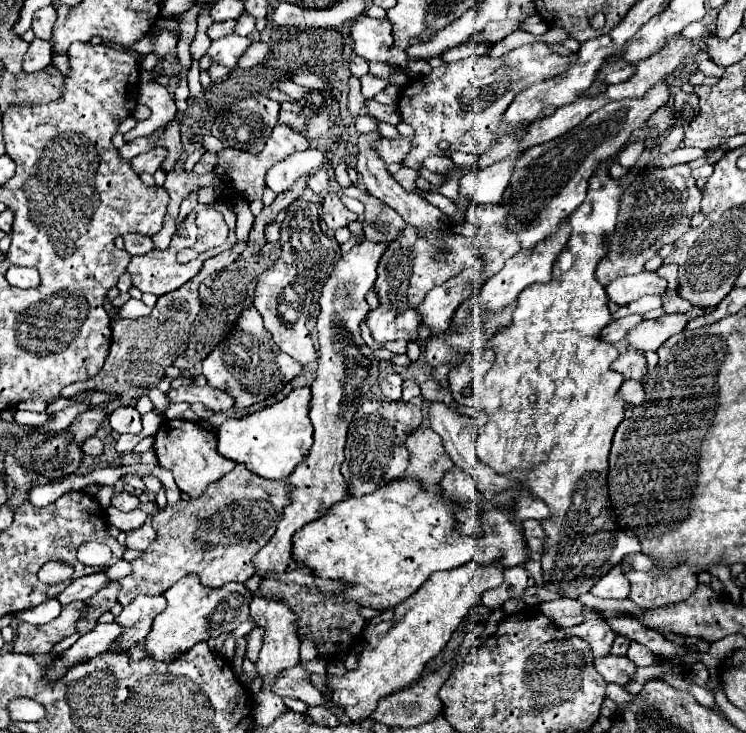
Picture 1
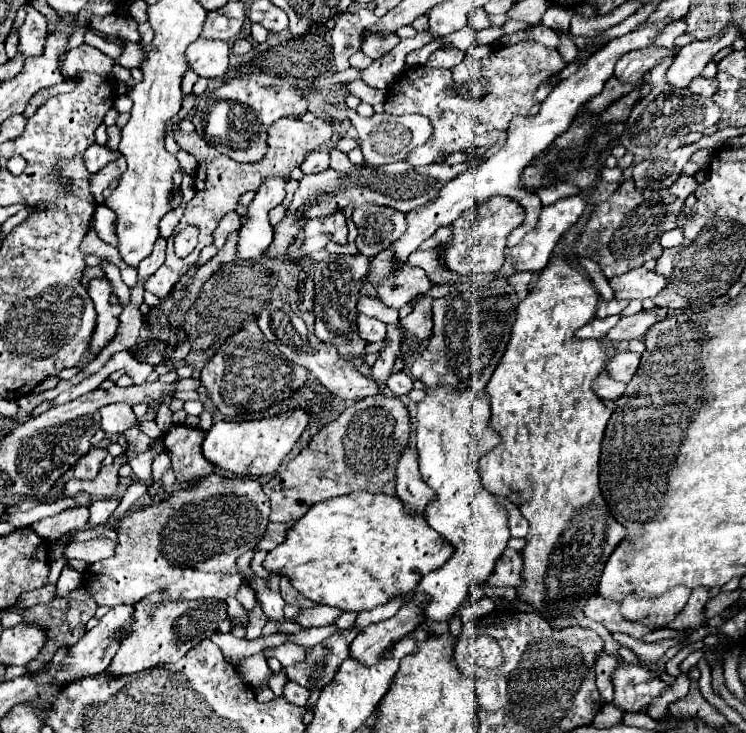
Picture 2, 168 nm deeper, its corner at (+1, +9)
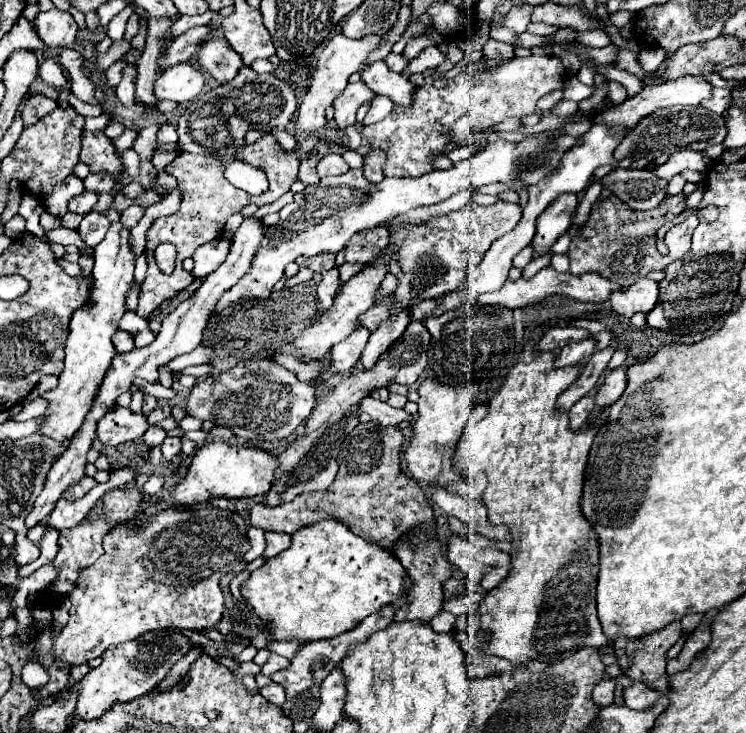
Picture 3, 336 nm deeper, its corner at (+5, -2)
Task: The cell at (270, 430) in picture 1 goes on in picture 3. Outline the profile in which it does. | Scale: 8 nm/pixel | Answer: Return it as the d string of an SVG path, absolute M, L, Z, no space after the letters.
M223 441L205 443L201 449L197 449L195 457L191 459L191 467L187 469L187 475L177 483L175 491L171 493L171 503L179 507L191 507L197 503L209 503L211 497L245 499L263 495L271 487L275 465L275 457L263 453L261 449L231 447Z

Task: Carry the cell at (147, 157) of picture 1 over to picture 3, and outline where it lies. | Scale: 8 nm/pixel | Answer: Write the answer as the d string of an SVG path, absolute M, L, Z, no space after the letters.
M85 191L85 193L81 193L79 197L71 199L71 203L67 205L67 211L69 211L69 213L87 213L95 203L97 203L97 195Z

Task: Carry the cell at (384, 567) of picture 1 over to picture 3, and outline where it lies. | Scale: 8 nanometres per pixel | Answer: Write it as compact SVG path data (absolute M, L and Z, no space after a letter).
M325 519L303 527L291 535L291 545L279 555L271 557L263 567L255 569L251 577L239 587L257 617L267 625L273 641L319 641L333 639L357 627L367 615L379 611L383 605L407 595L411 581L389 549L369 543L349 531L339 521Z

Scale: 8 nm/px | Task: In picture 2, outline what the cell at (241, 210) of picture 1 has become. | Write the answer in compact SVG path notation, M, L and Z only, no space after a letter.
M229 212L227 216L223 216L219 228L215 230L215 246L223 248L223 244L227 242L227 236L235 232L239 226L241 226L241 216L237 212Z

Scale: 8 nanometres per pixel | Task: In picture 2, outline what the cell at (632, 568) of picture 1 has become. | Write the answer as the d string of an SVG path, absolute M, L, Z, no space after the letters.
M675 586L655 600L643 600L635 592L621 600L621 614L627 620L637 620L649 626L669 624L687 604L691 590L687 586Z

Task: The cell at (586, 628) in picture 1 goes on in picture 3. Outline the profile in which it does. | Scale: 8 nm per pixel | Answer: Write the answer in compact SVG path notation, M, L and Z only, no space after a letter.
M603 679L595 689L593 689L593 703L597 703L597 707L607 707L613 703L613 687L615 681L611 679Z

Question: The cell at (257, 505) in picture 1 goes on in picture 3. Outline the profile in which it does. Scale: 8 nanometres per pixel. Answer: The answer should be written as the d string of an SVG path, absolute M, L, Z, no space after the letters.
M211 505L165 509L153 517L147 517L137 531L113 527L103 539L105 553L91 567L81 571L77 587L69 595L71 617L63 631L53 639L53 661L75 667L99 657L111 645L137 639L149 631L169 627L205 631L215 627L223 613L223 593L219 589L219 579L227 571L233 571L249 551L251 545L247 531L249 523L245 517L227 509L213 509Z

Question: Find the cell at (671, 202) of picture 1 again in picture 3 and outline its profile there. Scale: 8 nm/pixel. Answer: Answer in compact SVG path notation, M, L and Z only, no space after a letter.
M615 195L597 201L591 209L589 221L583 225L581 235L573 237L569 247L569 259L571 259L571 275L583 275L583 273L601 273L603 277L621 283L623 287L629 287L639 277L645 277L651 271L663 271L671 259L663 257L655 247L655 235L663 223L667 223L671 217L677 217L685 211L685 195L667 197L659 207L649 211L633 211L623 201L619 201Z

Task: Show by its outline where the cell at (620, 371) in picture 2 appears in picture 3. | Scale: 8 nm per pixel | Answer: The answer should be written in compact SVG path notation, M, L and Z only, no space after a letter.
M619 367L619 369L607 373L605 381L601 383L601 387L599 387L597 395L595 395L595 403L597 403L599 407L611 405L615 399L619 399L621 391L623 391L625 385L627 385L627 375L625 375L625 371L627 371L627 367Z

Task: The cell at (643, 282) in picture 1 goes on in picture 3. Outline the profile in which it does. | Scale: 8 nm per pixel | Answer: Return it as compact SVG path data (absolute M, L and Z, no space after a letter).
M643 277L625 291L617 291L609 297L609 305L621 317L633 317L635 313L649 313L657 303L659 287L655 281Z

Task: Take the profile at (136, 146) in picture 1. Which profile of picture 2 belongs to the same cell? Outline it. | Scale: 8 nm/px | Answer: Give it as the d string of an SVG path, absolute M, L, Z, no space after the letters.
M93 144L93 146L89 146L87 148L87 152L85 152L85 166L87 166L87 170L89 172L99 172L103 166L107 166L109 162L113 162L113 160L117 160L117 158L121 158L121 152L119 150L111 150L109 146L101 146L101 144Z

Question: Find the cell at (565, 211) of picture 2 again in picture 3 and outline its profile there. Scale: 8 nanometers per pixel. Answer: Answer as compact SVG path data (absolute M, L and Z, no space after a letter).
M559 195L555 203L547 207L537 219L537 233L533 239L535 251L549 251L551 245L557 241L571 227L571 219L577 209L577 195Z

